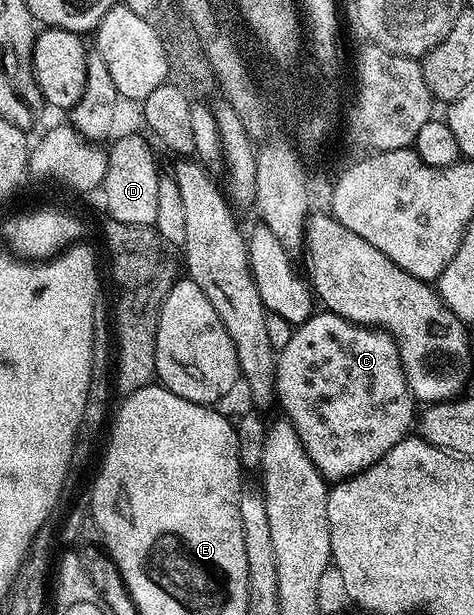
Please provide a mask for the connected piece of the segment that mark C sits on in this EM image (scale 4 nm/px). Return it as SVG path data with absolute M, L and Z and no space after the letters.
M326 310L316 311L292 332L295 333L284 344L281 344L277 352L275 362L275 398L278 407L283 407L282 415L291 424L293 430L297 432L297 438L301 440L301 446L305 446L313 466L317 466L317 470L324 480L338 482L346 480L348 476L355 476L358 472L363 472L369 466L373 466L373 462L381 460L385 454L389 454L389 450L393 450L393 446L397 446L397 442L408 439L409 433L412 431L417 419L417 401L412 396L407 385L407 379L399 361L399 351L395 346L395 340L387 332L377 328L369 328L362 324L354 324L352 320L346 320Z

